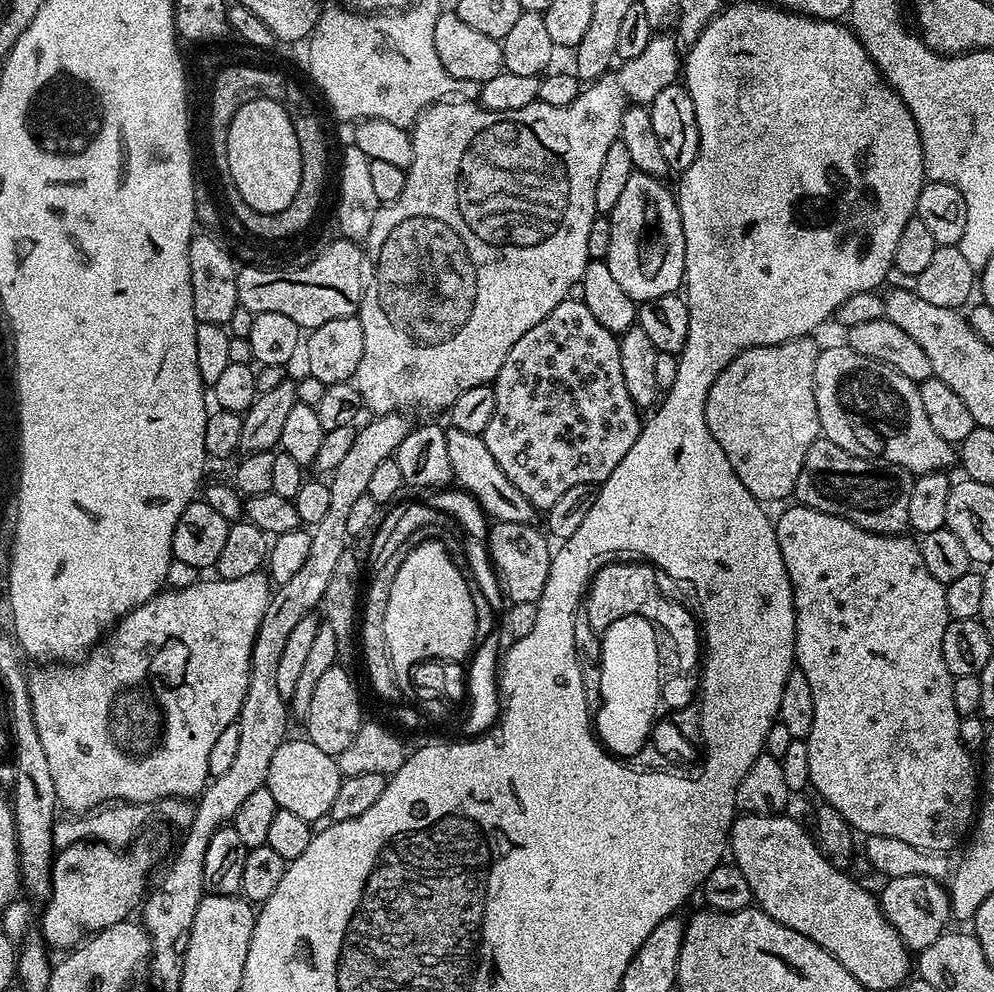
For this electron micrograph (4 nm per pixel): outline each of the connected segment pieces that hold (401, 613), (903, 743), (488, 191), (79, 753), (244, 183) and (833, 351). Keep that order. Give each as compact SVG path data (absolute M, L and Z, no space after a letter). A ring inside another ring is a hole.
M436 545L420 548L420 552L412 552L408 564L400 568L400 576L394 576L390 586L390 598L386 602L386 646L390 654L390 662L394 666L394 674L398 678L398 686L404 690L412 683L412 667L423 660L459 660L469 659L475 638L475 606L469 588L469 578L456 576L456 568L448 564L444 552Z
M799 502L793 503L793 505L793 508L786 509L780 517L777 515L774 523L776 526L776 537L778 538L778 550L782 556L782 562L786 566L787 580L792 587L792 597L796 607L796 658L794 664L795 667L802 670L802 674L806 674L806 679L810 681L810 690L814 693L814 726L806 737L808 753L810 754L811 791L816 791L823 803L829 804L834 810L838 810L838 814L842 814L842 818L846 821L849 828L857 833L864 832L863 835L865 837L885 836L886 838L898 838L898 842L907 842L909 846L921 848L927 852L951 853L951 848L958 847L960 839L964 835L964 839L969 835L970 829L974 824L974 817L978 812L978 768L977 765L976 768L972 765L972 760L974 760L973 753L968 751L968 747L962 742L960 737L960 715L954 706L954 690L952 689L954 678L950 674L950 670L946 670L946 658L942 658L942 634L946 634L946 626L950 619L948 607L946 606L946 594L944 593L945 585L940 584L938 578L934 578L930 574L930 570L926 570L926 562L922 562L919 543L911 535L880 536L876 532L867 532L858 526L854 526L854 522L850 522L846 518L838 518L834 514L826 514L822 510L807 508Z
M653 35L650 46L638 54L638 58L630 58L619 66L591 81L581 91L570 106L546 106L539 102L530 106L521 106L519 110L488 110L478 102L457 99L455 102L437 102L431 104L425 112L421 112L416 123L411 125L410 135L414 146L414 158L406 169L407 176L402 192L396 200L381 203L374 214L374 222L370 226L370 234L362 241L364 261L360 267L362 274L362 298L360 299L359 318L362 326L362 362L358 362L358 370L354 377L356 389L360 392L363 407L372 414L388 412L411 413L411 408L420 412L440 412L451 409L453 402L466 390L474 386L492 384L498 370L502 370L502 362L506 362L506 354L514 350L514 342L526 334L526 330L534 330L554 306L569 299L568 292L579 285L580 279L588 265L586 241L590 235L590 226L598 215L594 202L594 190L598 186L598 174L602 174L602 158L606 158L606 150L612 143L620 139L620 123L624 109L632 106L651 105L652 99L666 86L677 83L682 72L682 56L676 53L676 44L668 36Z
M263 571L246 574L246 578L233 580L197 579L195 584L185 588L168 588L156 593L142 606L130 610L120 623L101 639L79 662L73 663L67 672L64 666L36 666L29 671L28 684L30 702L33 703L34 723L38 728L39 741L42 742L43 753L50 765L51 777L57 790L58 805L65 813L83 814L113 802L155 805L162 800L173 798L196 798L203 792L210 777L210 749L214 746L214 738L222 735L226 726L237 723L242 710L242 702L246 698L246 686L250 678L250 658L254 638L258 634L258 626L262 622L262 614L266 614L266 606L270 599L270 580Z
M258 100L242 106L230 122L226 150L229 176L247 206L274 214L294 202L302 178L302 158L288 109L281 101Z
M824 348L814 366L814 398L818 402L818 418L823 439L842 446L852 456L875 460L878 464L902 466L907 472L923 474L948 470L958 460L958 452L948 444L930 426L926 418L926 409L922 407L922 398L917 381L898 374L882 362L862 358L852 348Z

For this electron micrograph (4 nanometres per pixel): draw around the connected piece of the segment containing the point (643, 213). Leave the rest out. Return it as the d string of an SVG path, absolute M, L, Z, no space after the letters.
M633 171L610 219L612 229L606 263L610 266L610 274L614 274L622 285L622 290L637 302L662 298L662 294L671 292L679 293L684 284L686 242L673 189L668 189L657 177Z

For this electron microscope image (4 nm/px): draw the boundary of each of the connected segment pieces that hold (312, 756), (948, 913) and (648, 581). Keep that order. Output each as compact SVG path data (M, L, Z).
M285 738L282 746L274 750L266 786L270 794L274 794L277 809L285 808L290 810L290 814L298 814L298 818L317 822L316 820L325 819L330 806L334 806L334 797L338 794L342 779L340 768L336 765L336 757L326 754L326 750L318 750L314 742L307 738L292 739Z
M893 876L883 881L884 889L878 892L880 908L884 911L884 917L898 930L902 942L913 953L920 953L934 938L938 938L949 927L948 920L952 916L952 902L950 892L941 881L932 880L929 876Z
M642 560L636 563L638 564L614 562L604 565L601 569L599 567L593 573L584 599L586 616L591 628L601 634L610 624L623 616L638 614L646 617L653 621L664 634L665 632L668 634L674 644L679 670L688 672L695 666L697 669L702 652L702 638L695 613L692 614L687 605L671 602L659 594L657 582L660 578L653 565Z

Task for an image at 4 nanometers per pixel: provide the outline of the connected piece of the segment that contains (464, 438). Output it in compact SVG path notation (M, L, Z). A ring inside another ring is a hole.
M449 427L446 431L446 447L450 453L453 481L473 496L493 521L532 524L536 520L537 509L524 497L522 490L518 490L518 486L514 486L510 478L502 474L502 466L498 466L498 462L494 462L494 454L486 450L483 436L462 434L462 430Z

